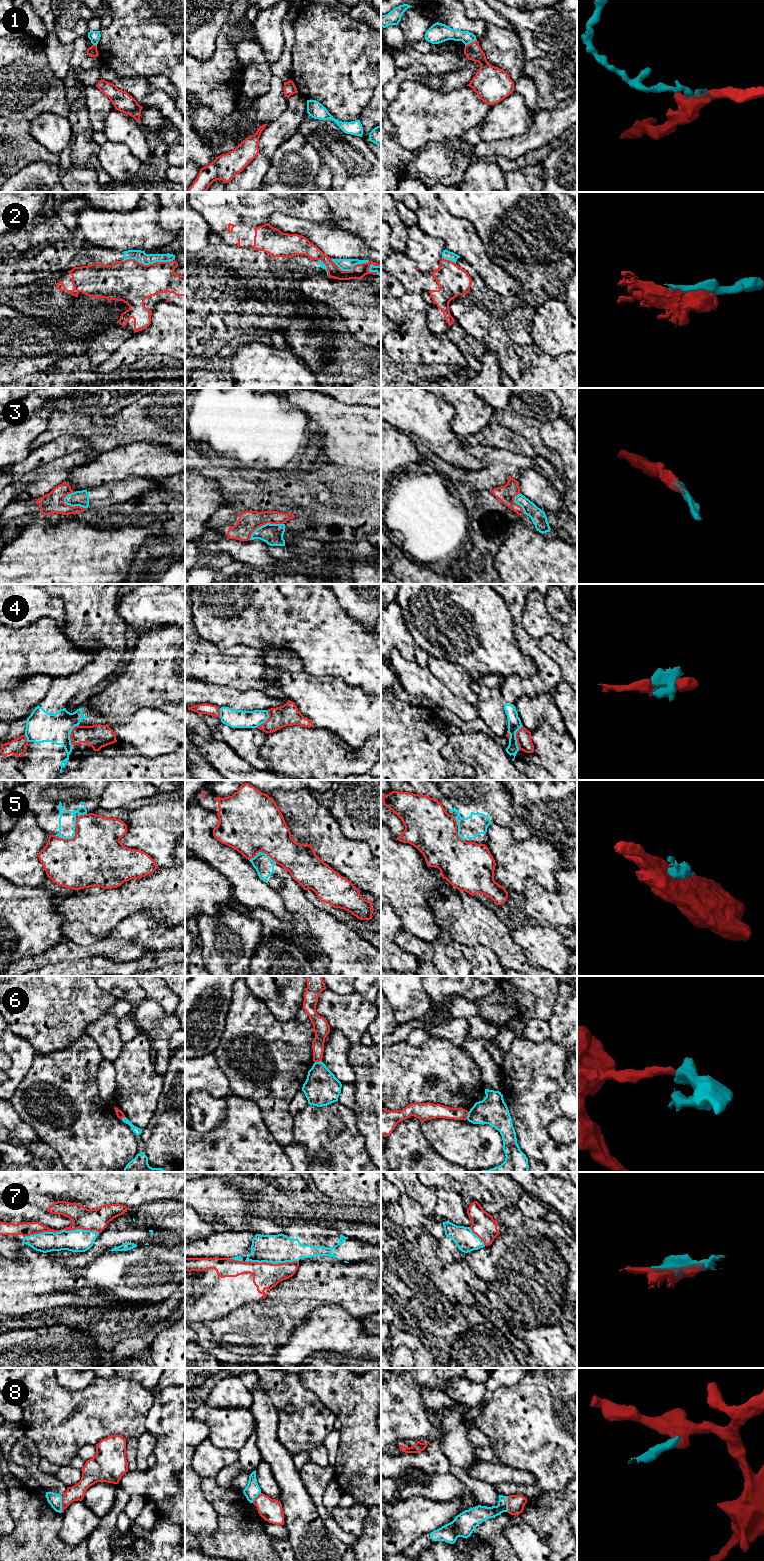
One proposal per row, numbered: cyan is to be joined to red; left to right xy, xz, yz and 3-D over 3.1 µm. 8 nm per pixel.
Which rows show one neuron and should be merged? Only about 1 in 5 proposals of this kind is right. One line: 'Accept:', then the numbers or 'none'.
Accept: 1, 7

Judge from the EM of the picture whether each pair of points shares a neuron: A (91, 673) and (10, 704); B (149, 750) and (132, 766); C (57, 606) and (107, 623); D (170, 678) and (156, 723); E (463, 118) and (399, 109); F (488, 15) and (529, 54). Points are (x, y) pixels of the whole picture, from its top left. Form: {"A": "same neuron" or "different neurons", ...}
{"A": "different neurons", "B": "different neurons", "C": "different neurons", "D": "different neurons", "E": "same neuron", "F": "different neurons"}

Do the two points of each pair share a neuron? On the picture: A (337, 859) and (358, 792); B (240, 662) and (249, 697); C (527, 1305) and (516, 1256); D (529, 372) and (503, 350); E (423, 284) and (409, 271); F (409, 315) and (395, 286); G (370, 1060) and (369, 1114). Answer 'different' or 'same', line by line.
A: different
B: different
C: same
D: different
E: same
F: different
G: same

